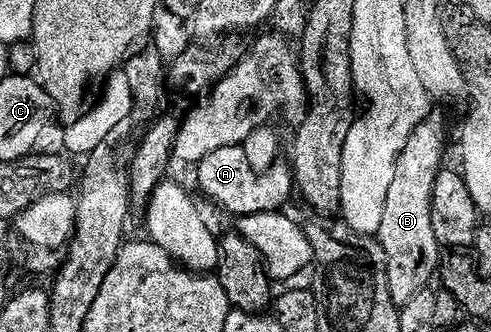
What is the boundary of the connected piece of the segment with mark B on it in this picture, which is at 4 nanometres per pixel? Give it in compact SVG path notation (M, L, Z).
M431 114L427 120L424 120L420 126L416 126L416 130L412 134L412 138L408 138L408 146L404 146L404 150L398 155L398 165L396 166L396 178L392 178L392 186L388 186L388 202L384 202L384 222L380 222L380 230L376 233L376 239L382 244L382 252L386 256L386 269L388 270L388 282L390 283L390 293L395 304L401 306L408 302L408 298L415 296L420 290L424 290L431 283L430 279L435 279L436 273L440 268L440 245L436 238L436 230L432 230L432 186L436 186L436 178L444 167L444 159L446 156L446 120L438 114Z

